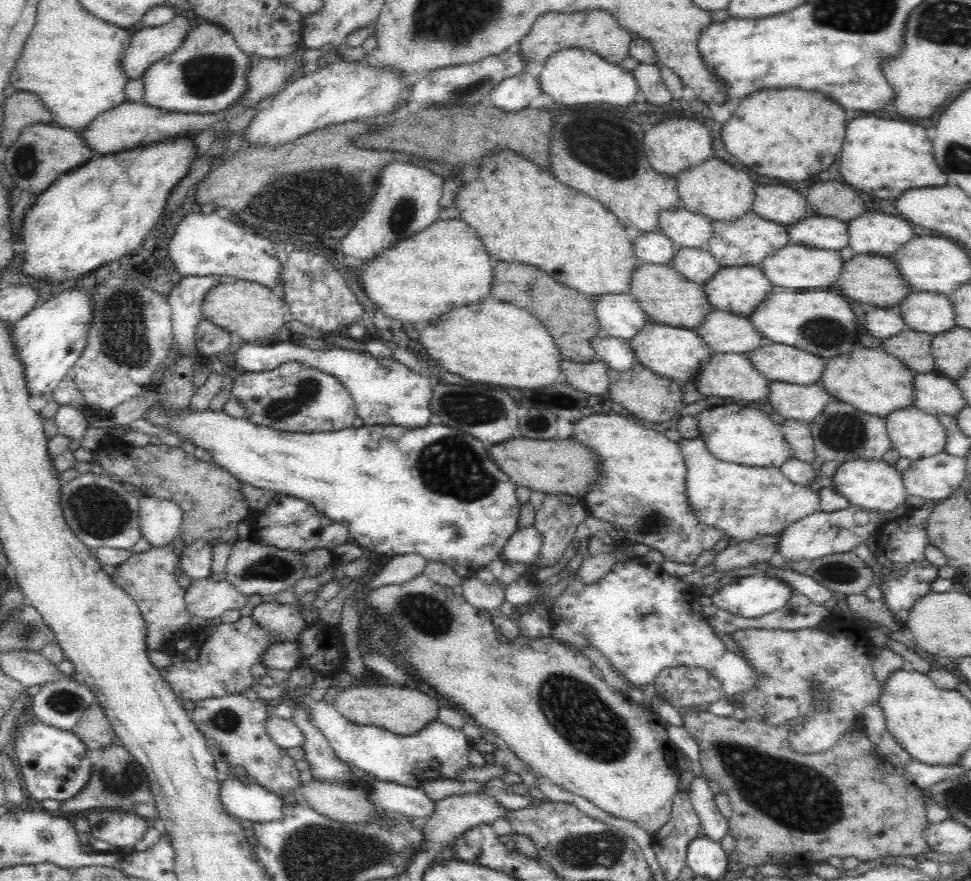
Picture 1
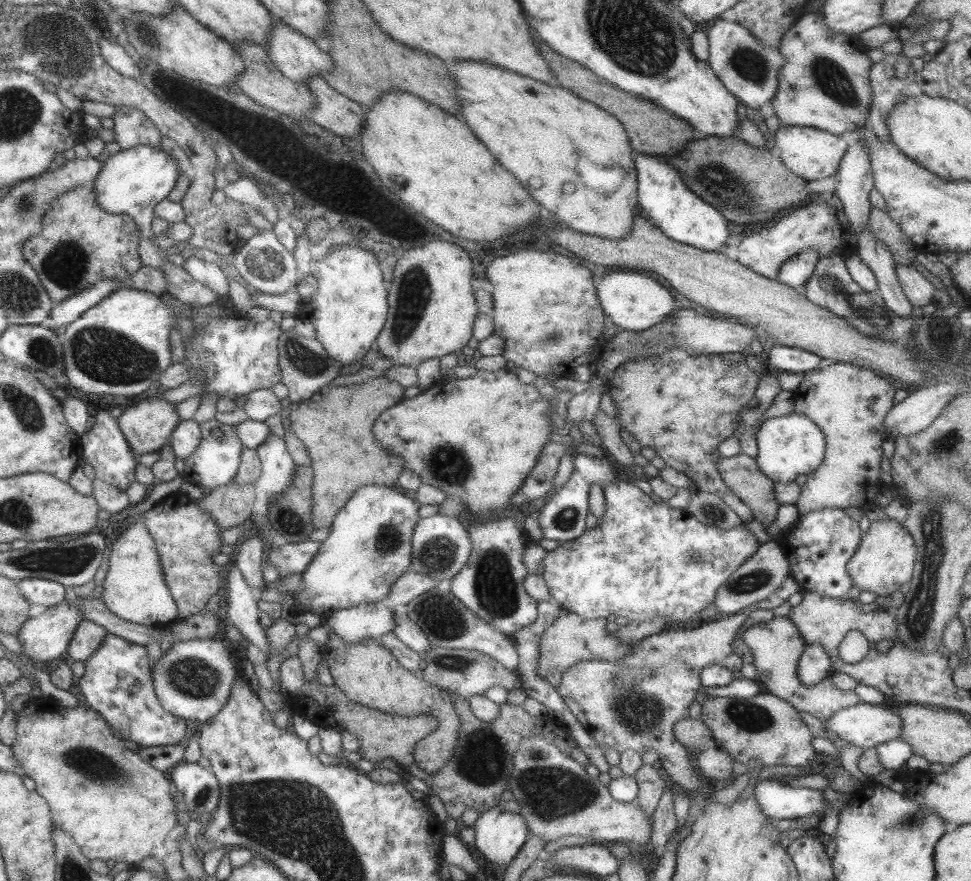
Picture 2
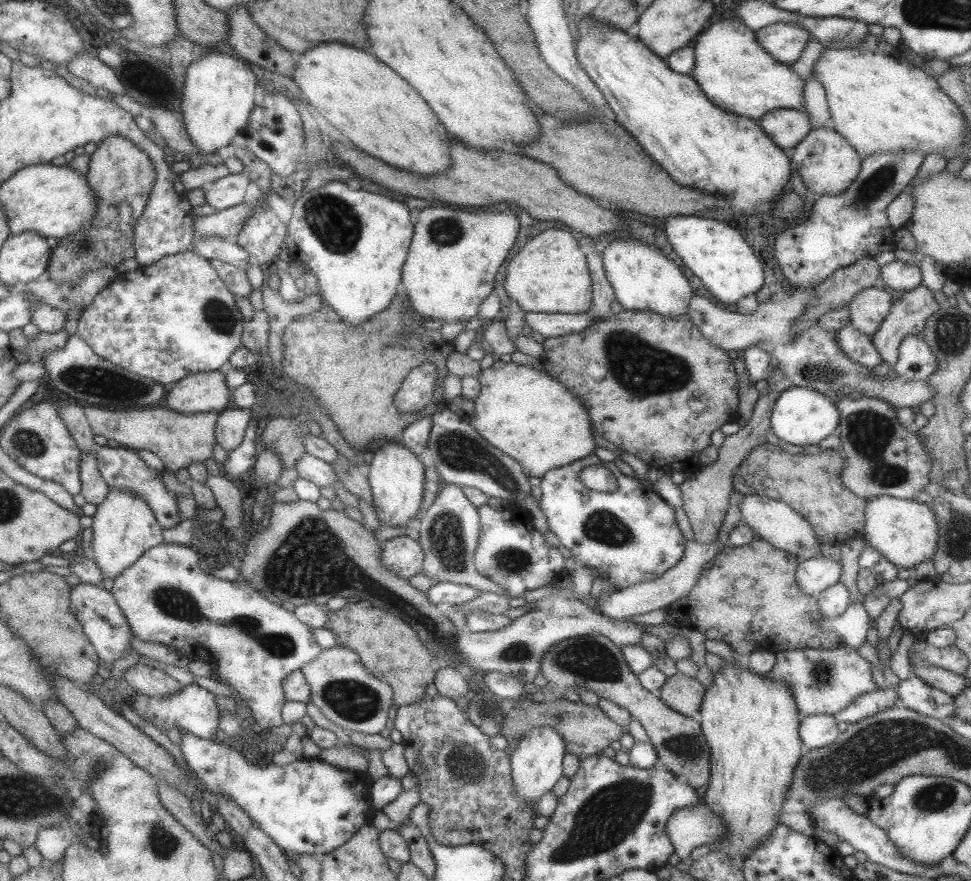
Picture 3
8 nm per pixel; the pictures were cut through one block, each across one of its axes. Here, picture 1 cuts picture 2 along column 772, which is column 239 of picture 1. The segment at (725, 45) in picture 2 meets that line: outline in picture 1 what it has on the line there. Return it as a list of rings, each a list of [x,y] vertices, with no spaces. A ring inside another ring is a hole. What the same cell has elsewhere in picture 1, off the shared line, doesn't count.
[[[204,22],[197,28],[190,28],[184,39],[184,46],[180,46],[168,58],[152,64],[141,78],[144,80],[144,96],[142,102],[146,105],[172,112],[180,113],[216,113],[234,105],[240,94],[247,90],[245,73],[249,68],[249,55],[245,54],[232,33],[215,23]]]

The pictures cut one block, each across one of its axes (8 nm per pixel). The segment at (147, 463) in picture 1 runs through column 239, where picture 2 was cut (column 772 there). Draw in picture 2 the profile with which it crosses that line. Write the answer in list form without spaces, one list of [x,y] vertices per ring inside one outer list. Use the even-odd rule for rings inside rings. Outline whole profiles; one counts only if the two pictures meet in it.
[[[743,453],[720,457],[717,470],[725,486],[748,506],[765,531],[775,521],[780,505],[773,495],[775,482],[759,471],[755,458]]]

